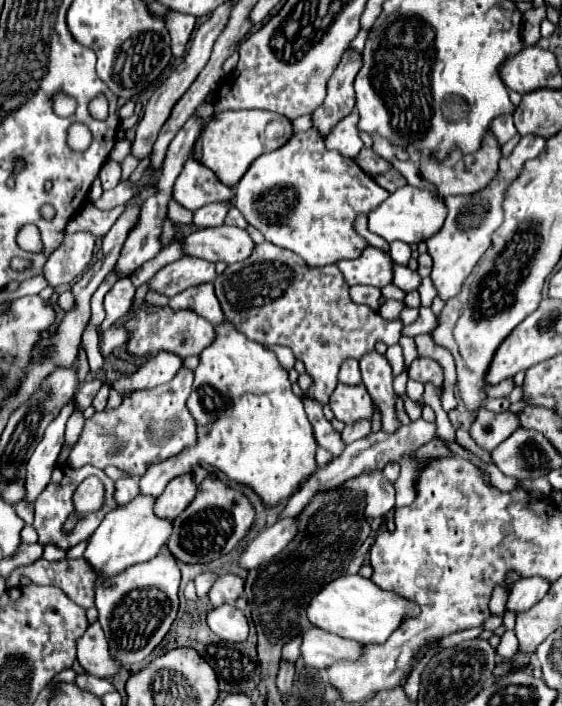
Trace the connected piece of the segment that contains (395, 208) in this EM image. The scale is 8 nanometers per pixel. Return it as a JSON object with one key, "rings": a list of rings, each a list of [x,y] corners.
{"rings":[[[405,185],[405,187],[397,189],[395,193],[391,193],[377,209],[373,209],[369,213],[367,227],[369,227],[369,231],[383,237],[387,243],[403,241],[403,243],[413,245],[413,243],[419,243],[419,241],[435,235],[441,229],[445,215],[447,215],[447,207],[441,199],[437,199],[429,191]]]}

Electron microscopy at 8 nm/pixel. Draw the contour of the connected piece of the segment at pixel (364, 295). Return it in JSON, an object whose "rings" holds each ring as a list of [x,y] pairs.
{"rings":[[[351,287],[351,299],[355,303],[369,305],[371,309],[379,309],[381,291],[377,287]]]}

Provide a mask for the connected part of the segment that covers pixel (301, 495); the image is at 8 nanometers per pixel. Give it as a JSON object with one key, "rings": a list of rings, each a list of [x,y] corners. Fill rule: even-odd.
{"rings":[[[417,419],[417,421],[411,421],[409,425],[399,427],[399,433],[391,433],[391,435],[389,435],[389,433],[383,433],[383,431],[369,433],[367,437],[363,437],[363,439],[359,439],[359,441],[347,445],[347,449],[343,451],[343,455],[337,457],[337,459],[333,459],[327,467],[317,469],[317,471],[301,485],[301,489],[289,499],[287,507],[279,513],[279,519],[283,519],[283,517],[293,517],[293,515],[299,513],[301,509],[305,509],[307,501],[311,501],[319,491],[325,491],[325,489],[343,485],[343,483],[351,481],[351,477],[361,477],[363,473],[367,473],[367,469],[383,469],[385,465],[399,461],[403,453],[411,453],[411,451],[419,449],[421,445],[429,443],[431,439],[435,439],[435,435],[437,435],[435,423],[419,423],[419,419]]]}

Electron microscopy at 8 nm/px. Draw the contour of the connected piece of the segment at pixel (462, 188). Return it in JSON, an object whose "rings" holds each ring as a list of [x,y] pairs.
{"rings":[[[487,133],[483,139],[483,145],[479,151],[471,153],[471,155],[463,155],[459,151],[451,153],[451,157],[445,163],[435,163],[429,157],[421,159],[421,177],[431,181],[441,197],[449,197],[449,195],[473,195],[481,189],[485,189],[499,171],[499,161],[501,161],[501,147],[497,145],[493,133]]]}

